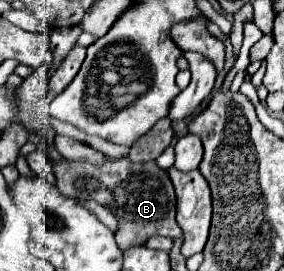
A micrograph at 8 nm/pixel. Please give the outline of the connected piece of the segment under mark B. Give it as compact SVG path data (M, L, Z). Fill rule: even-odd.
M127 157L105 159L103 165L89 161L61 161L55 167L57 189L77 201L93 199L107 207L119 219L119 231L115 233L121 251L145 245L153 235L163 235L169 239L181 237L181 227L175 221L175 191L165 169L155 161L133 163Z

